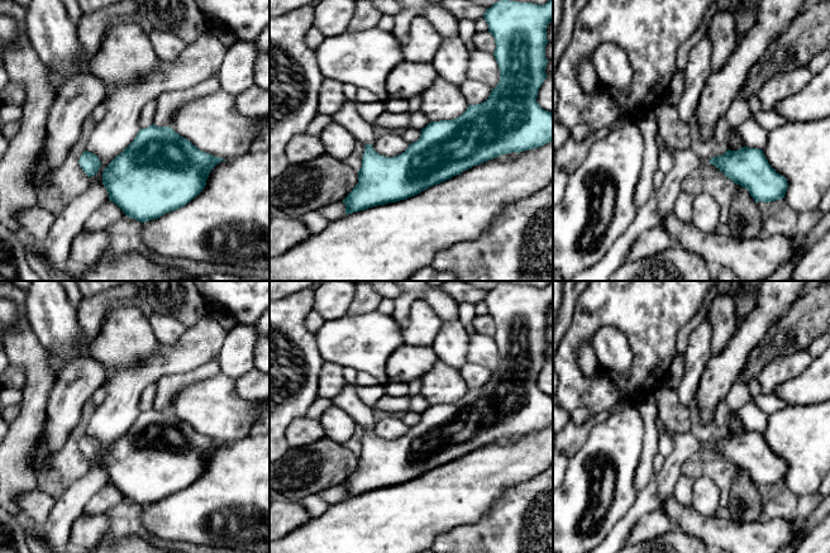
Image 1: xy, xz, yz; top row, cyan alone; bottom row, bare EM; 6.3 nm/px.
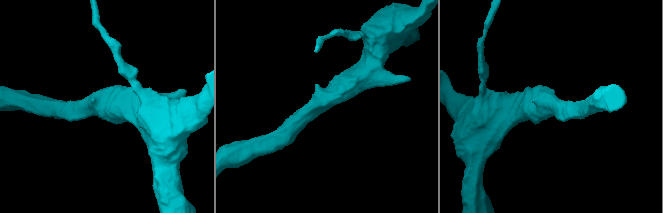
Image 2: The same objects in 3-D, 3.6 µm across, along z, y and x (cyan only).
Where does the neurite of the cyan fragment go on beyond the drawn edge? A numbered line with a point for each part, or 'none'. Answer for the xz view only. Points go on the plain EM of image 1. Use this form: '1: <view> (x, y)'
1: xz (347, 400)

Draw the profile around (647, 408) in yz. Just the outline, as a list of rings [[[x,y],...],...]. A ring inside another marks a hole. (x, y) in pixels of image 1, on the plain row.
[[[653,395],[647,396],[644,400],[636,402],[634,406],[639,411],[644,424],[644,444],[634,480],[635,491],[639,492],[644,490],[650,482],[654,475],[653,459],[659,453],[658,429],[655,424],[658,407]]]

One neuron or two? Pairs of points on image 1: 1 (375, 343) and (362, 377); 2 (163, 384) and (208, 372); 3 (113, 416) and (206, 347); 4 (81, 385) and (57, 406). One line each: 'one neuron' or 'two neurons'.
1: two neurons
2: one neuron
3: one neuron
4: one neuron

